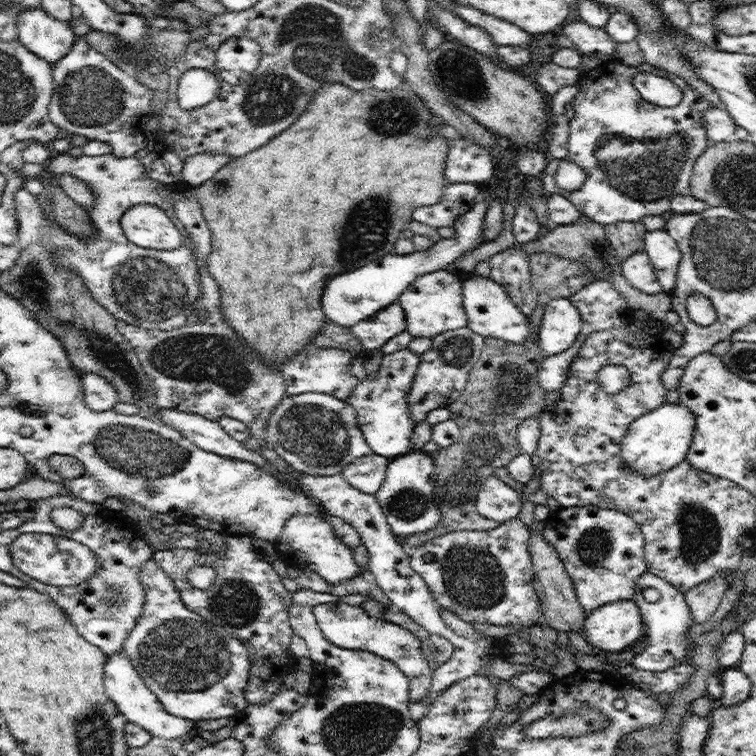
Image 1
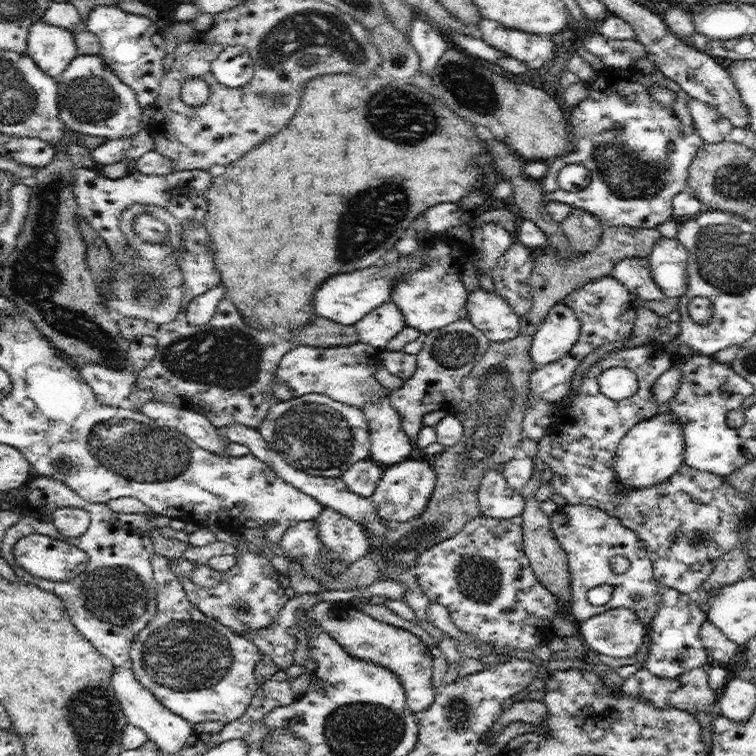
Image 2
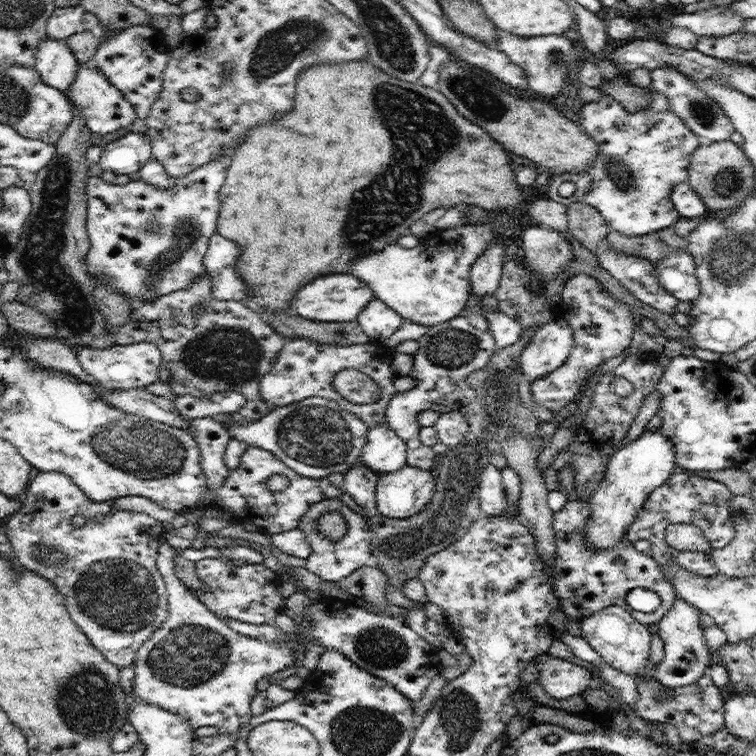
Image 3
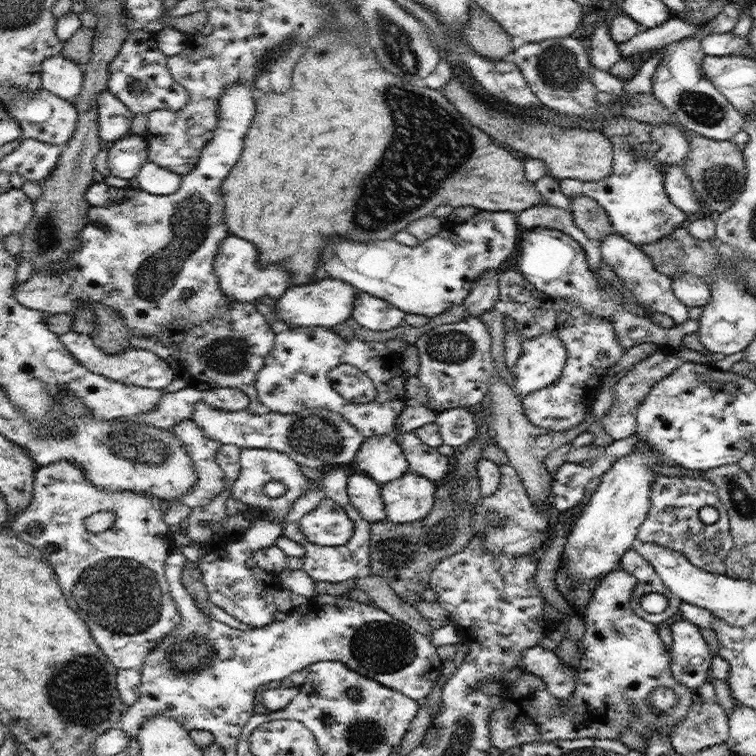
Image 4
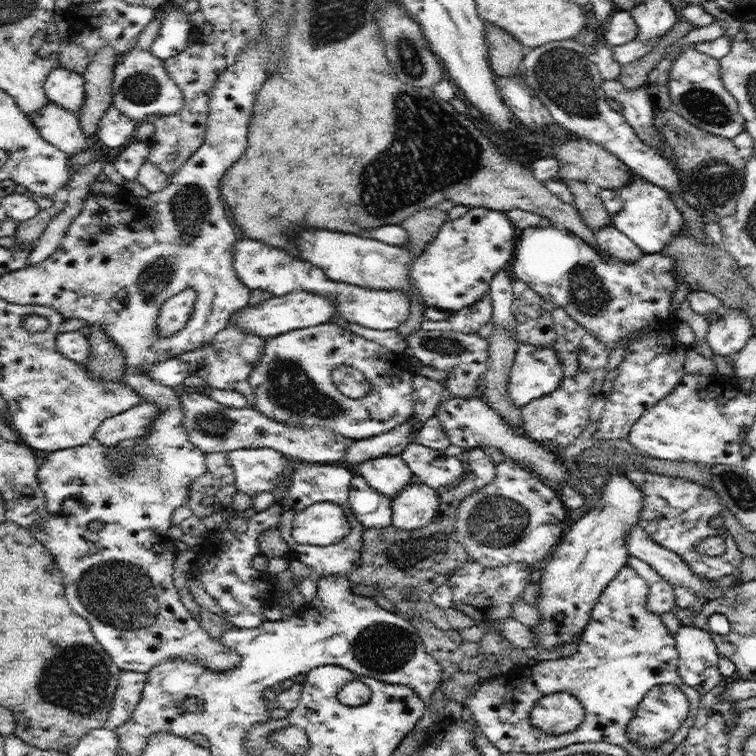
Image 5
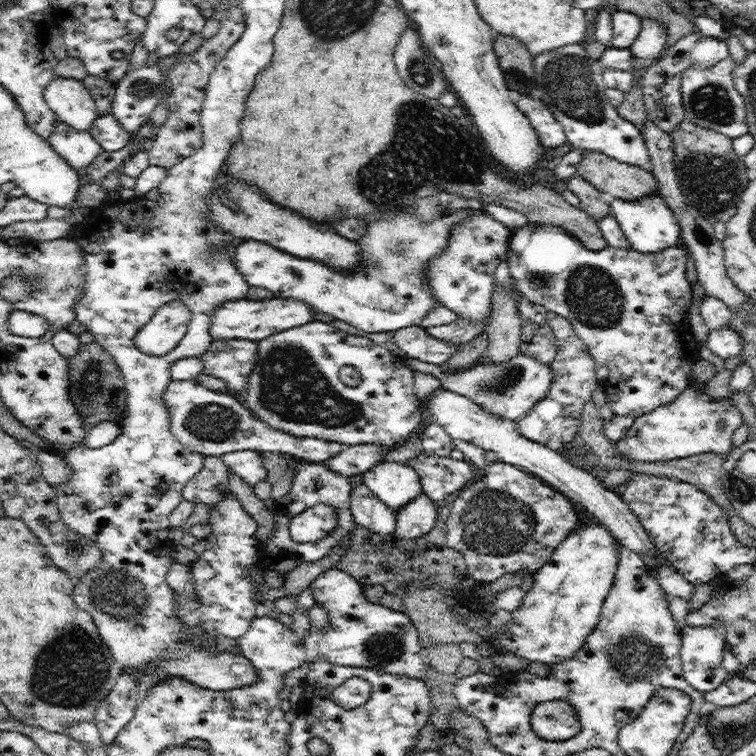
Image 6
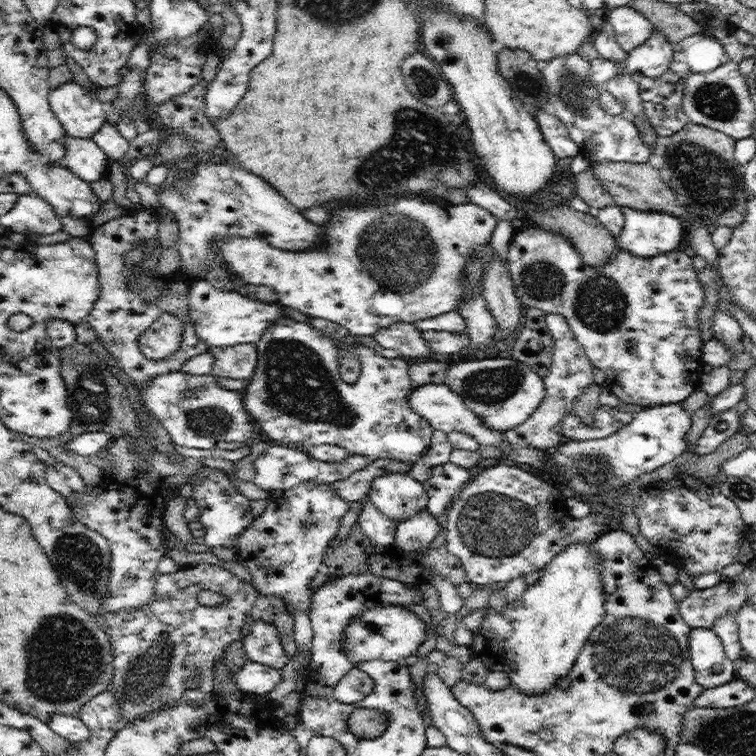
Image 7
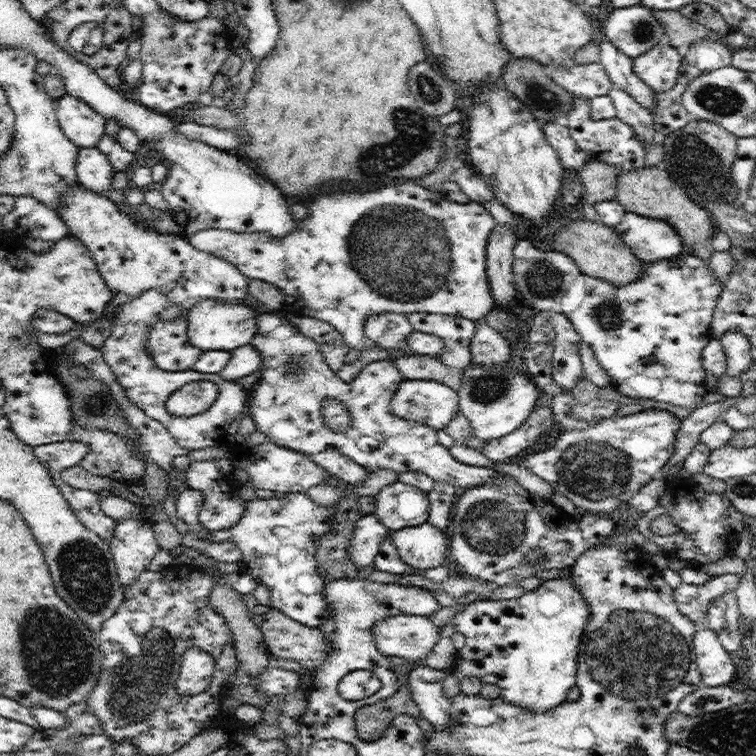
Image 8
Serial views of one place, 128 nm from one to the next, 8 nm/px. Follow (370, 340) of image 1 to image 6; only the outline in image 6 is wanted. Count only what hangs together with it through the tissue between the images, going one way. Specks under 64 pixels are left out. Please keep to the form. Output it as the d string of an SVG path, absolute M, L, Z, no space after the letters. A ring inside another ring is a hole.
M414 208L404 209L392 220L378 220L365 228L365 233L357 244L362 250L362 266L352 272L338 272L322 262L297 258L292 254L274 248L267 242L245 239L233 246L233 260L236 269L242 274L249 286L261 286L273 292L278 298L294 298L308 304L316 313L328 314L334 319L348 322L361 332L376 333L395 331L412 325L420 325L422 319L438 304L433 290L425 279L424 270L438 255L449 246L451 228L473 215L473 209L461 209L442 215L430 222L421 221Z

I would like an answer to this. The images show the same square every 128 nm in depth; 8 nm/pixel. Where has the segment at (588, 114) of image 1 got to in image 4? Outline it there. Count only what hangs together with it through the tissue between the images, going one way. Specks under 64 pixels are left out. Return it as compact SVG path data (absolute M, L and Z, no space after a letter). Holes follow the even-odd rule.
M609 116L601 125L601 133L610 140L614 150L614 173L605 180L585 182L579 179L559 179L558 188L564 197L592 198L602 207L610 219L616 234L627 238L637 247L656 242L676 228L686 225L688 215L670 202L664 189L664 168L684 166L690 142L684 131L672 123L652 127L624 116Z

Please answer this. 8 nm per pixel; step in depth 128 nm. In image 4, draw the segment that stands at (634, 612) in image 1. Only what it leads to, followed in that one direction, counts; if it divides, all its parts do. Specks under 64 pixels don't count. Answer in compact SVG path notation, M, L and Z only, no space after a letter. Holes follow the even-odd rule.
M616 569L608 573L594 589L592 600L582 614L585 625L585 637L583 640L586 653L581 656L580 666L576 667L576 687L573 698L570 700L557 700L554 698L540 676L534 676L530 672L516 680L512 686L506 687L506 692L501 697L501 707L494 709L489 714L490 739L492 747L501 752L514 746L526 745L526 743L556 742L575 739L619 739L620 732L631 728L636 731L644 741L655 730L672 733L679 722L683 722L686 713L693 701L693 692L686 684L680 684L672 678L670 672L670 653L664 646L655 628L655 623L647 622L634 614L632 610L632 596L637 585L636 577L625 570ZM656 687L668 687L679 696L679 703L668 712L653 712L649 705L650 694Z

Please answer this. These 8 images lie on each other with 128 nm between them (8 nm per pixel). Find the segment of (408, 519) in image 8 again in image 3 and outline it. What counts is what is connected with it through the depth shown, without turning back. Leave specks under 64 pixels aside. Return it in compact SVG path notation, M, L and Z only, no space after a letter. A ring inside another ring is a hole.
M386 421L379 422L367 432L367 443L361 450L360 463L374 472L396 472L407 464L406 443Z

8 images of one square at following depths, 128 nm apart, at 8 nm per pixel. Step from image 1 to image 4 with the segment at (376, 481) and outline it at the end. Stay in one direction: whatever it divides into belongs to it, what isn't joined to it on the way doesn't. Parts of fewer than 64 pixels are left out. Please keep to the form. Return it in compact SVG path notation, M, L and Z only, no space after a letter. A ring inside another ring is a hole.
M357 469L350 471L347 493L352 506L368 522L378 522L387 518L381 485L368 474Z

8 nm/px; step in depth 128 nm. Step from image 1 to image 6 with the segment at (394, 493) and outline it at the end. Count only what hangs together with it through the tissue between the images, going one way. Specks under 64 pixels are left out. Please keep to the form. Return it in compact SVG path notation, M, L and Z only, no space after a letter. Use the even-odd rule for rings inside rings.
M419 494L414 500L407 502L400 510L396 510L397 523L395 536L410 540L420 538L434 528L438 509L434 501L426 494Z

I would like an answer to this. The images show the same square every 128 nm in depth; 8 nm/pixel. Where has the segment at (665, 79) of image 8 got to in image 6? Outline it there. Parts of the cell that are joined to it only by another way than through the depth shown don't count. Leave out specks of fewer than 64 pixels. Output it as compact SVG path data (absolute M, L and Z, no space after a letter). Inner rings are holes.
M642 18L638 38L629 46L634 56L633 68L641 70L658 62L666 49L668 32L666 27L654 18Z

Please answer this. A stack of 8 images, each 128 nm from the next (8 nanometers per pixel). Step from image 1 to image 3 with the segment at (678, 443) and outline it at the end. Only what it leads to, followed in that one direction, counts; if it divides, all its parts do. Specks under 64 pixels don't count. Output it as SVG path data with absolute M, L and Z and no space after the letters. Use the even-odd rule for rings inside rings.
M661 427L656 431L646 429L642 436L636 438L634 442L628 442L626 446L614 451L607 462L604 478L594 489L589 500L591 513L585 526L589 546L591 548L613 548L613 546L620 544L627 528L630 528L630 525L635 521L636 515L642 510L649 495L672 478L672 471L676 466L674 445L666 434L661 431Z

